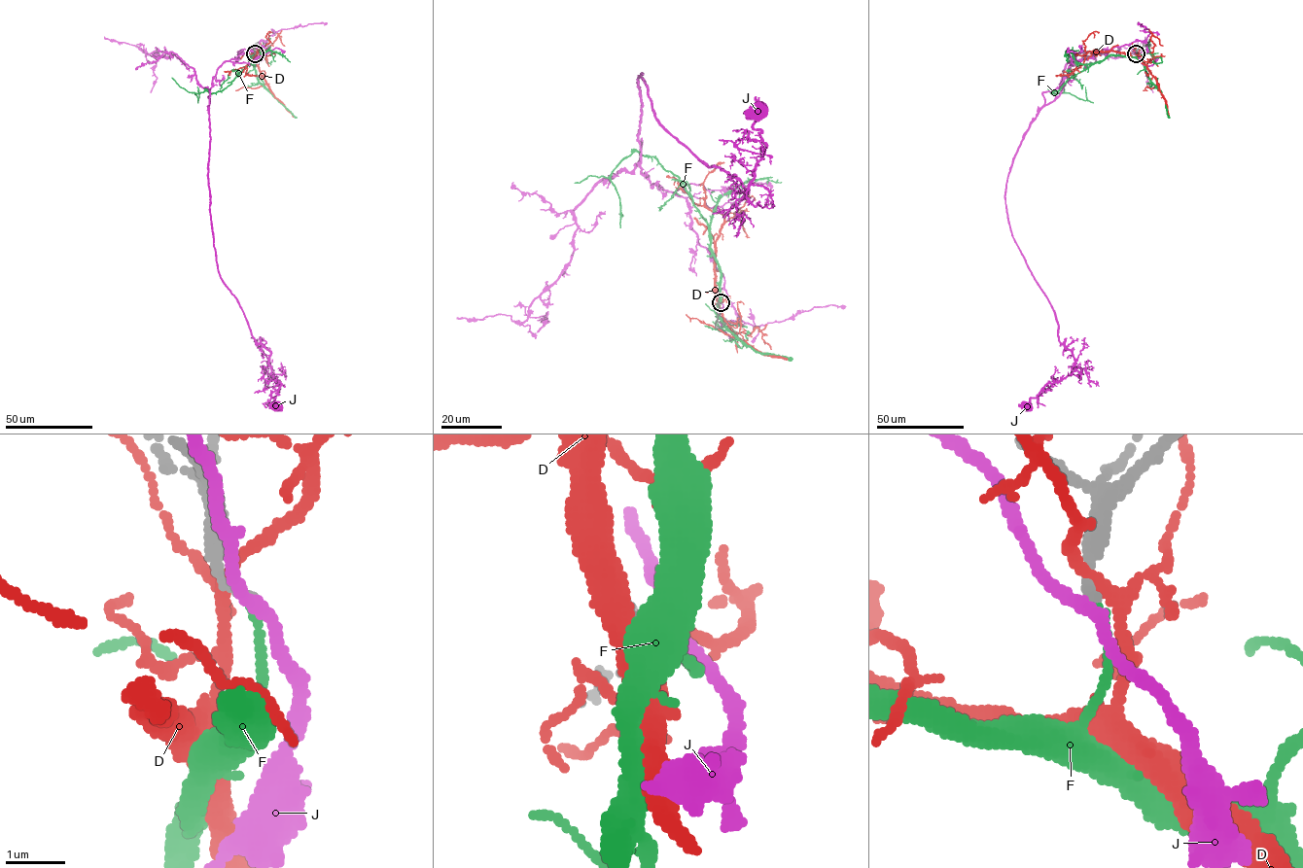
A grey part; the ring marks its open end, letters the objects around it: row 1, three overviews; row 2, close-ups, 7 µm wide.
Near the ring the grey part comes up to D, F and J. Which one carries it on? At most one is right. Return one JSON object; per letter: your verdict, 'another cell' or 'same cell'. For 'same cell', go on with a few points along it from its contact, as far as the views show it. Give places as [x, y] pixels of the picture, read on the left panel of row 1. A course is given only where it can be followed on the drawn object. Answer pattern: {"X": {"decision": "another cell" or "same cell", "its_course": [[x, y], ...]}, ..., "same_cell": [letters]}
{"D": {"decision": "another cell"}, "F": {"decision": "same cell", "its_course": [[255, 53], [223, 89], [210, 93], [193, 92], [197, 100], [197, 86]]}, "J": {"decision": "another cell"}, "same_cell": ["F"]}

